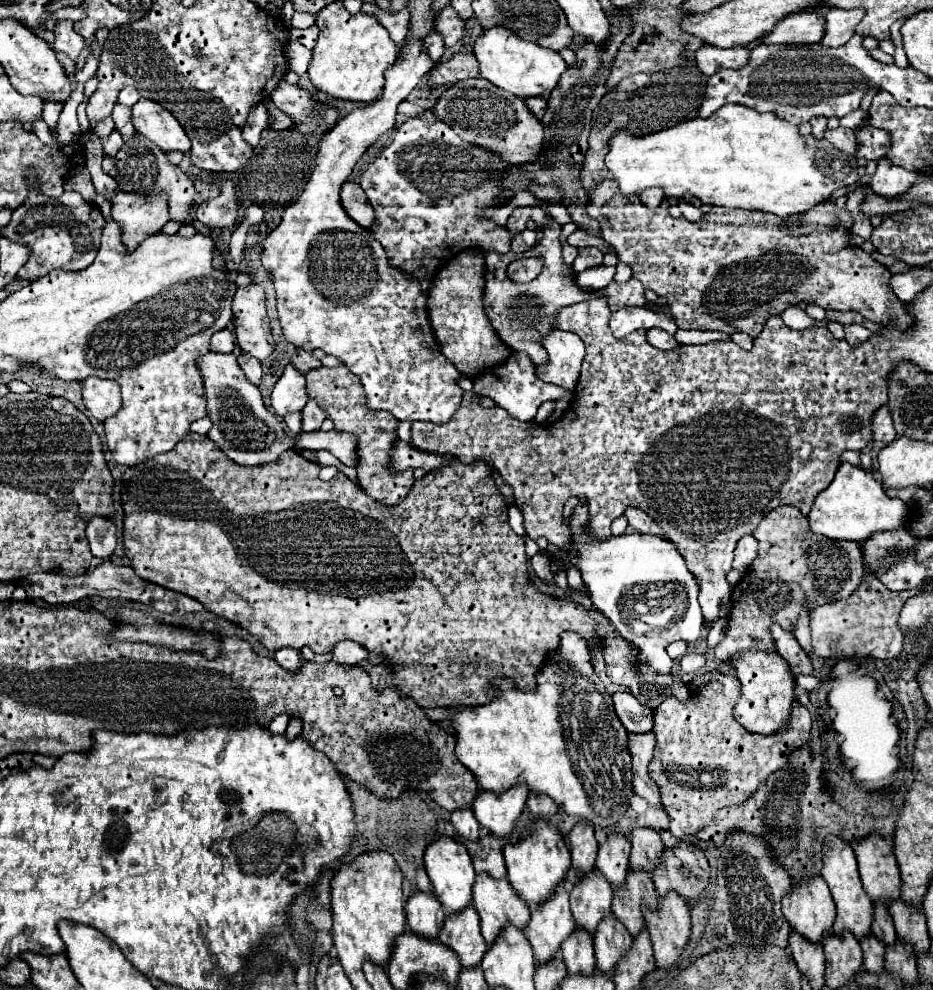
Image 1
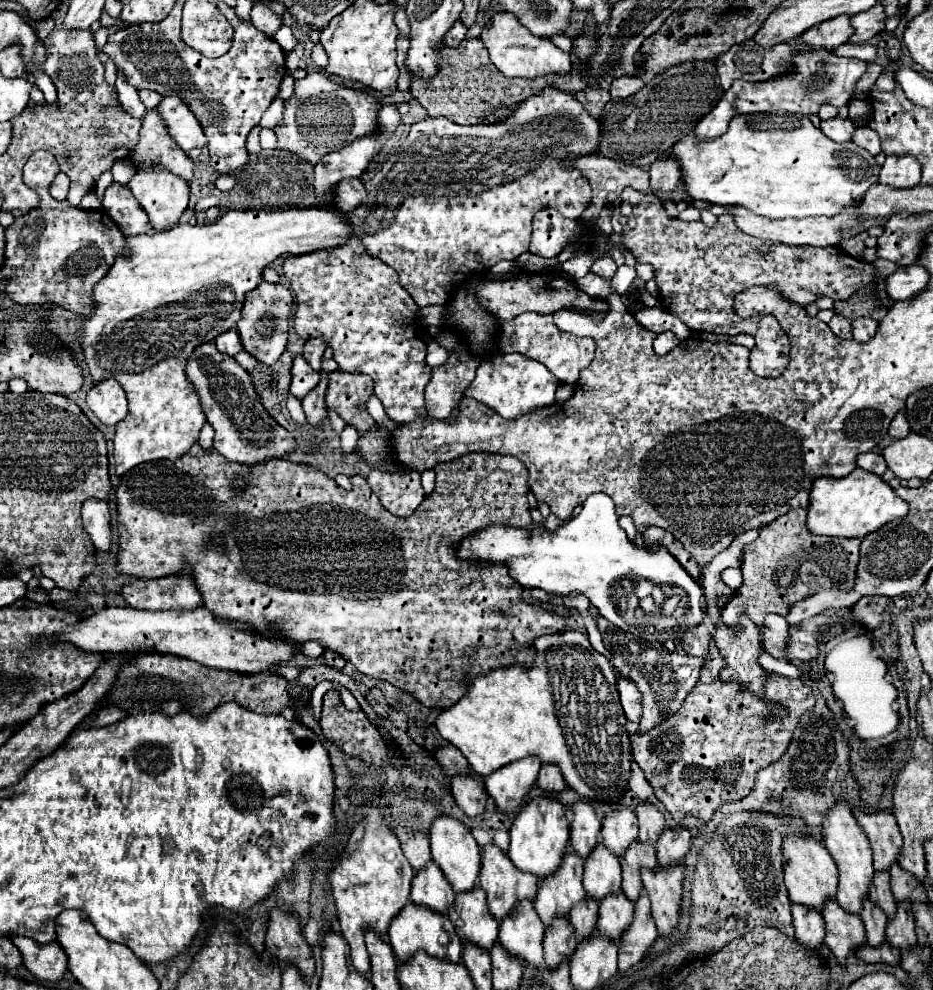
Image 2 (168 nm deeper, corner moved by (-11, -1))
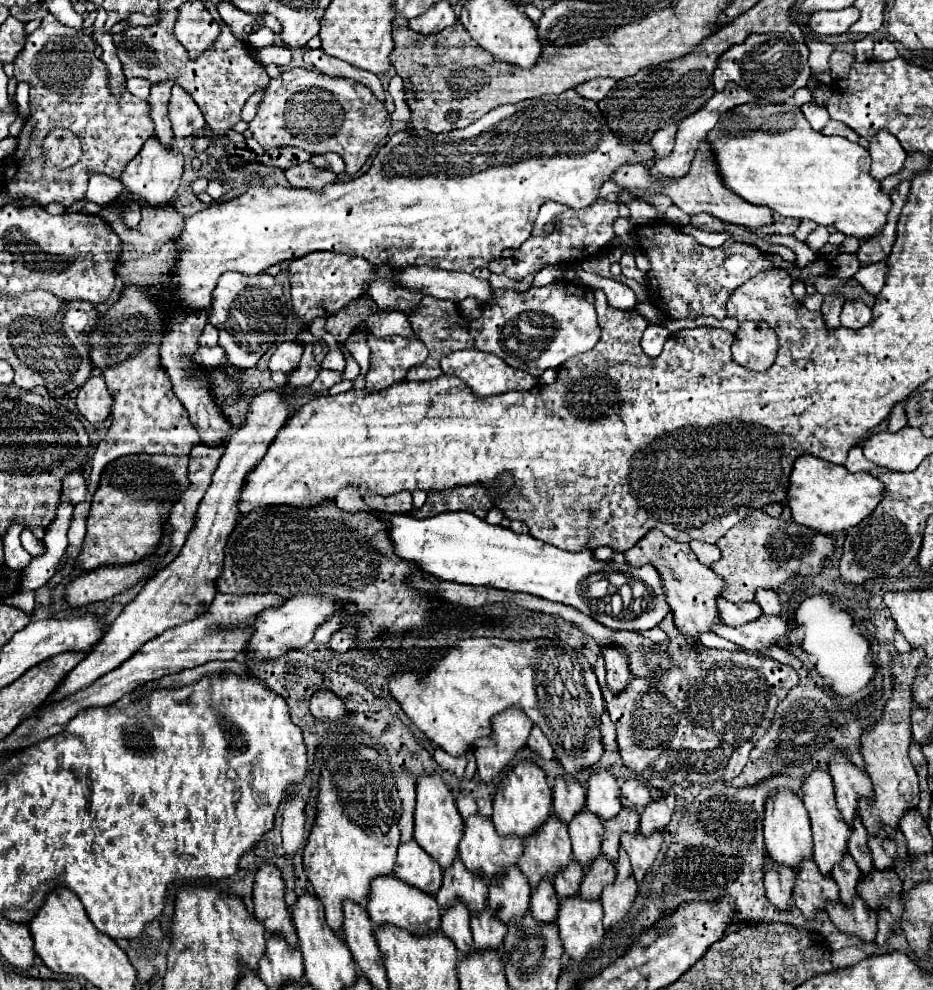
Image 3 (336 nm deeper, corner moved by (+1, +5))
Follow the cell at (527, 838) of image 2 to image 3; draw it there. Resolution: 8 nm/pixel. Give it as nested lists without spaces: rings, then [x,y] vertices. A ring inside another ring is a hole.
[[[520,761],[514,767],[510,767],[494,795],[492,823],[498,835],[502,837],[514,835],[514,837],[526,839],[534,835],[548,821],[550,815],[552,815],[552,791],[542,769],[532,761]]]

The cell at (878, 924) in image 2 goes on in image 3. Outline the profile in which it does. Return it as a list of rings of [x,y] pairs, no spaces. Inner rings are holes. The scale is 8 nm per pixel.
[[[846,855],[846,857],[842,859],[842,863],[838,863],[838,865],[834,867],[832,877],[834,877],[834,881],[836,881],[838,887],[840,887],[840,899],[842,899],[842,903],[848,905],[848,907],[852,907],[852,899],[858,895],[856,885],[860,883],[862,873],[860,873],[860,869],[856,867],[856,863],[852,861],[850,855]]]

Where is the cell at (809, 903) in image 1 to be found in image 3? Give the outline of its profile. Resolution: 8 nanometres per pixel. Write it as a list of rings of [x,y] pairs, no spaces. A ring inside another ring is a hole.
[[[778,791],[768,797],[764,813],[764,845],[768,857],[778,867],[792,867],[792,871],[798,871],[800,863],[812,859],[812,831],[808,811],[802,799],[792,791]]]

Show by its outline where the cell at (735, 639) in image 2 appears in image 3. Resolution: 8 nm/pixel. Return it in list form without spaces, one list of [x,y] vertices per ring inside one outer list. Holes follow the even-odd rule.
[[[656,529],[648,531],[648,535],[644,539],[640,539],[640,543],[636,543],[632,549],[628,549],[624,553],[624,557],[632,567],[652,563],[658,569],[658,573],[662,577],[662,585],[666,589],[666,601],[674,613],[674,623],[682,631],[682,635],[690,641],[692,651],[696,651],[696,655],[700,655],[700,651],[696,649],[700,645],[700,635],[712,633],[712,623],[718,623],[718,621],[722,623],[716,601],[722,595],[724,579],[720,579],[712,569],[704,567],[696,559],[696,555],[692,553],[688,543],[672,541],[662,531],[656,531]]]

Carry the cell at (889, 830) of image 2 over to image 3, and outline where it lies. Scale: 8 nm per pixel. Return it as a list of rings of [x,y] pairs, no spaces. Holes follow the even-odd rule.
[[[838,753],[830,761],[830,775],[832,775],[834,787],[836,787],[838,809],[844,817],[844,821],[848,821],[852,825],[854,817],[858,815],[860,799],[864,797],[866,801],[872,801],[872,797],[874,797],[872,783],[868,779],[868,775],[862,775],[856,765],[852,765],[848,759],[844,759],[844,755],[838,755]]]

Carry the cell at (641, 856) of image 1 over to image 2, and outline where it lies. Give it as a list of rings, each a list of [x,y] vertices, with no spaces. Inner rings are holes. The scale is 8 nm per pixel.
[[[642,801],[636,805],[636,815],[638,815],[638,825],[640,825],[640,833],[638,833],[638,841],[656,841],[656,837],[660,835],[660,829],[666,829],[666,821],[664,821],[664,813],[650,801]]]

